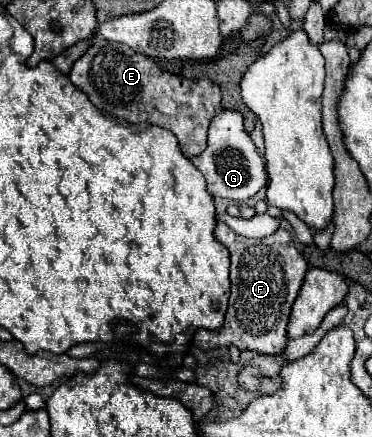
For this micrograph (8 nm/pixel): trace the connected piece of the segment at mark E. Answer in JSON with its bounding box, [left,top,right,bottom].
[68,41,220,157]

